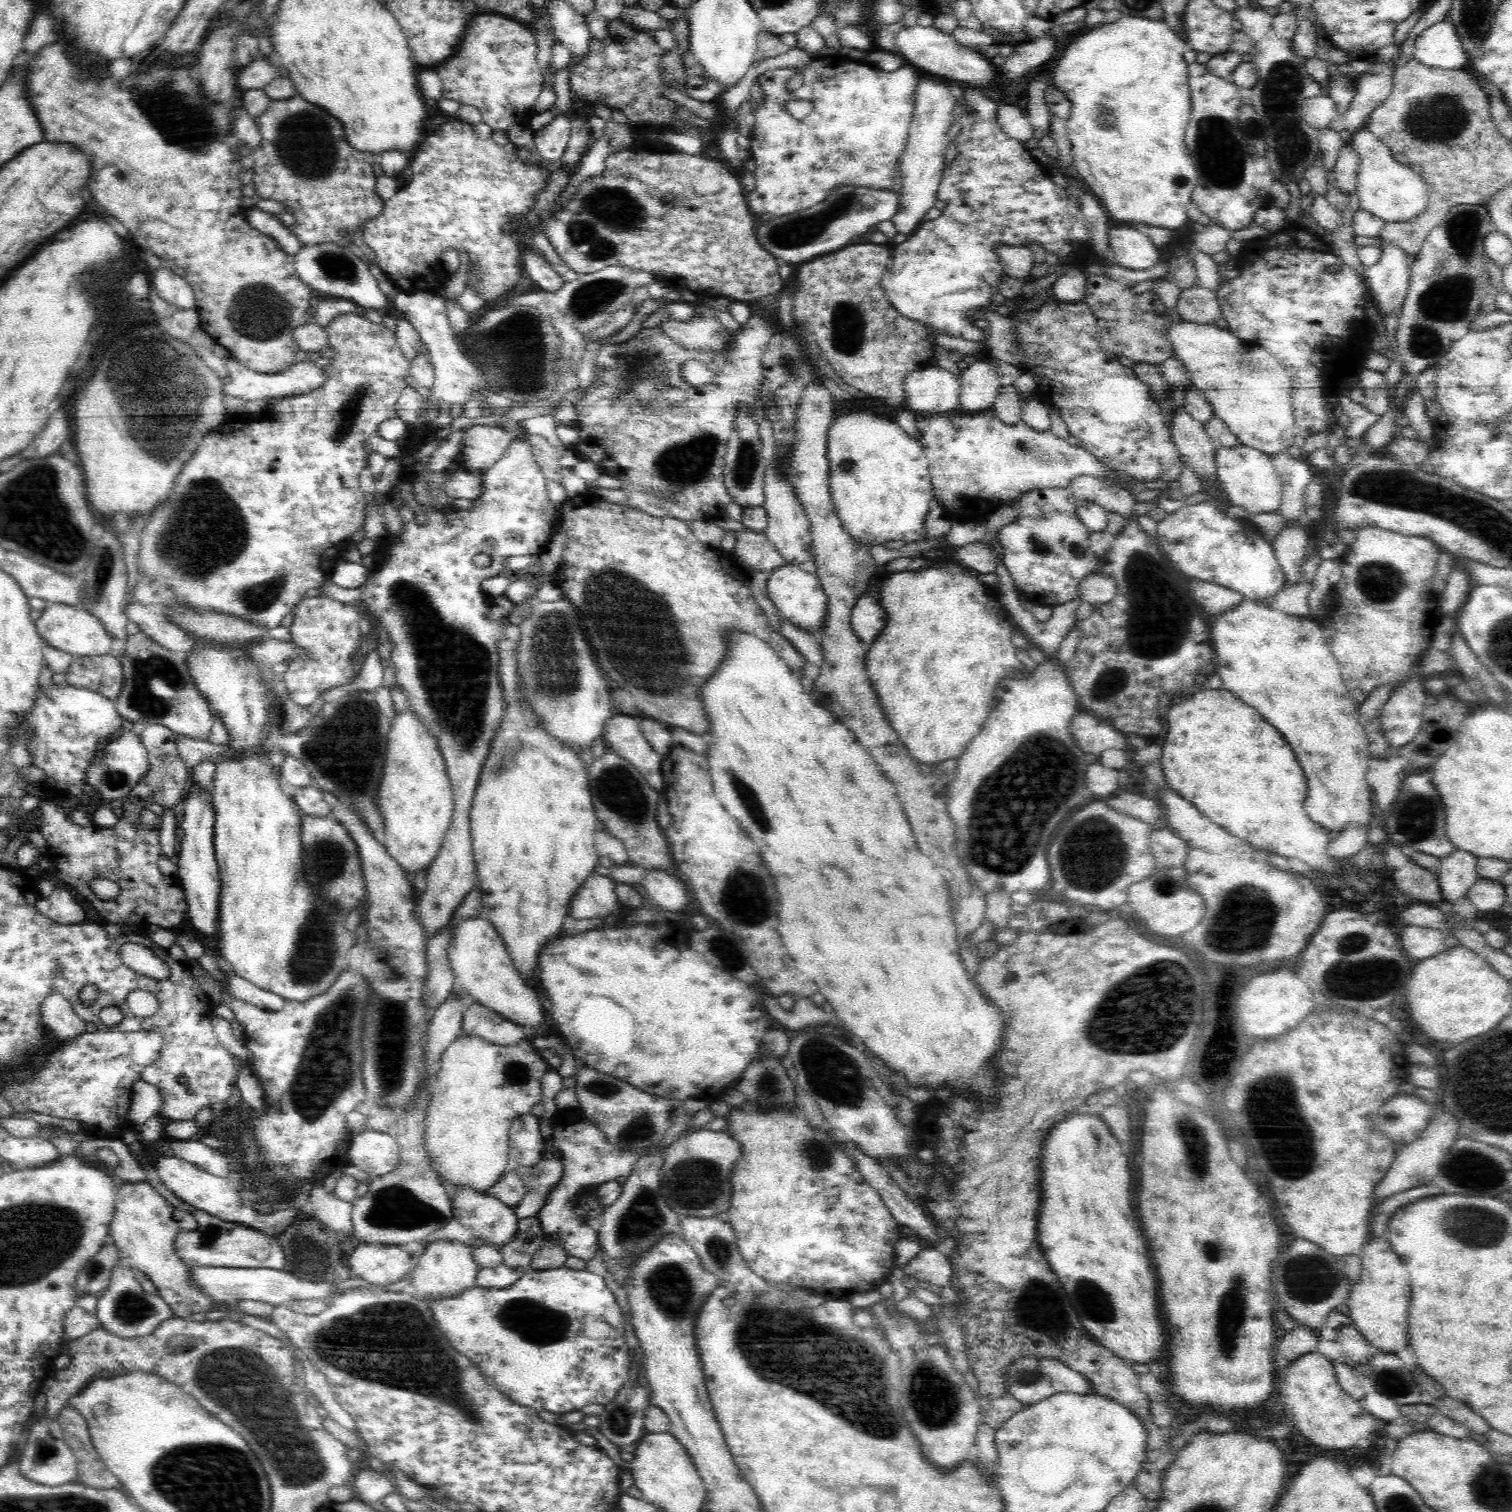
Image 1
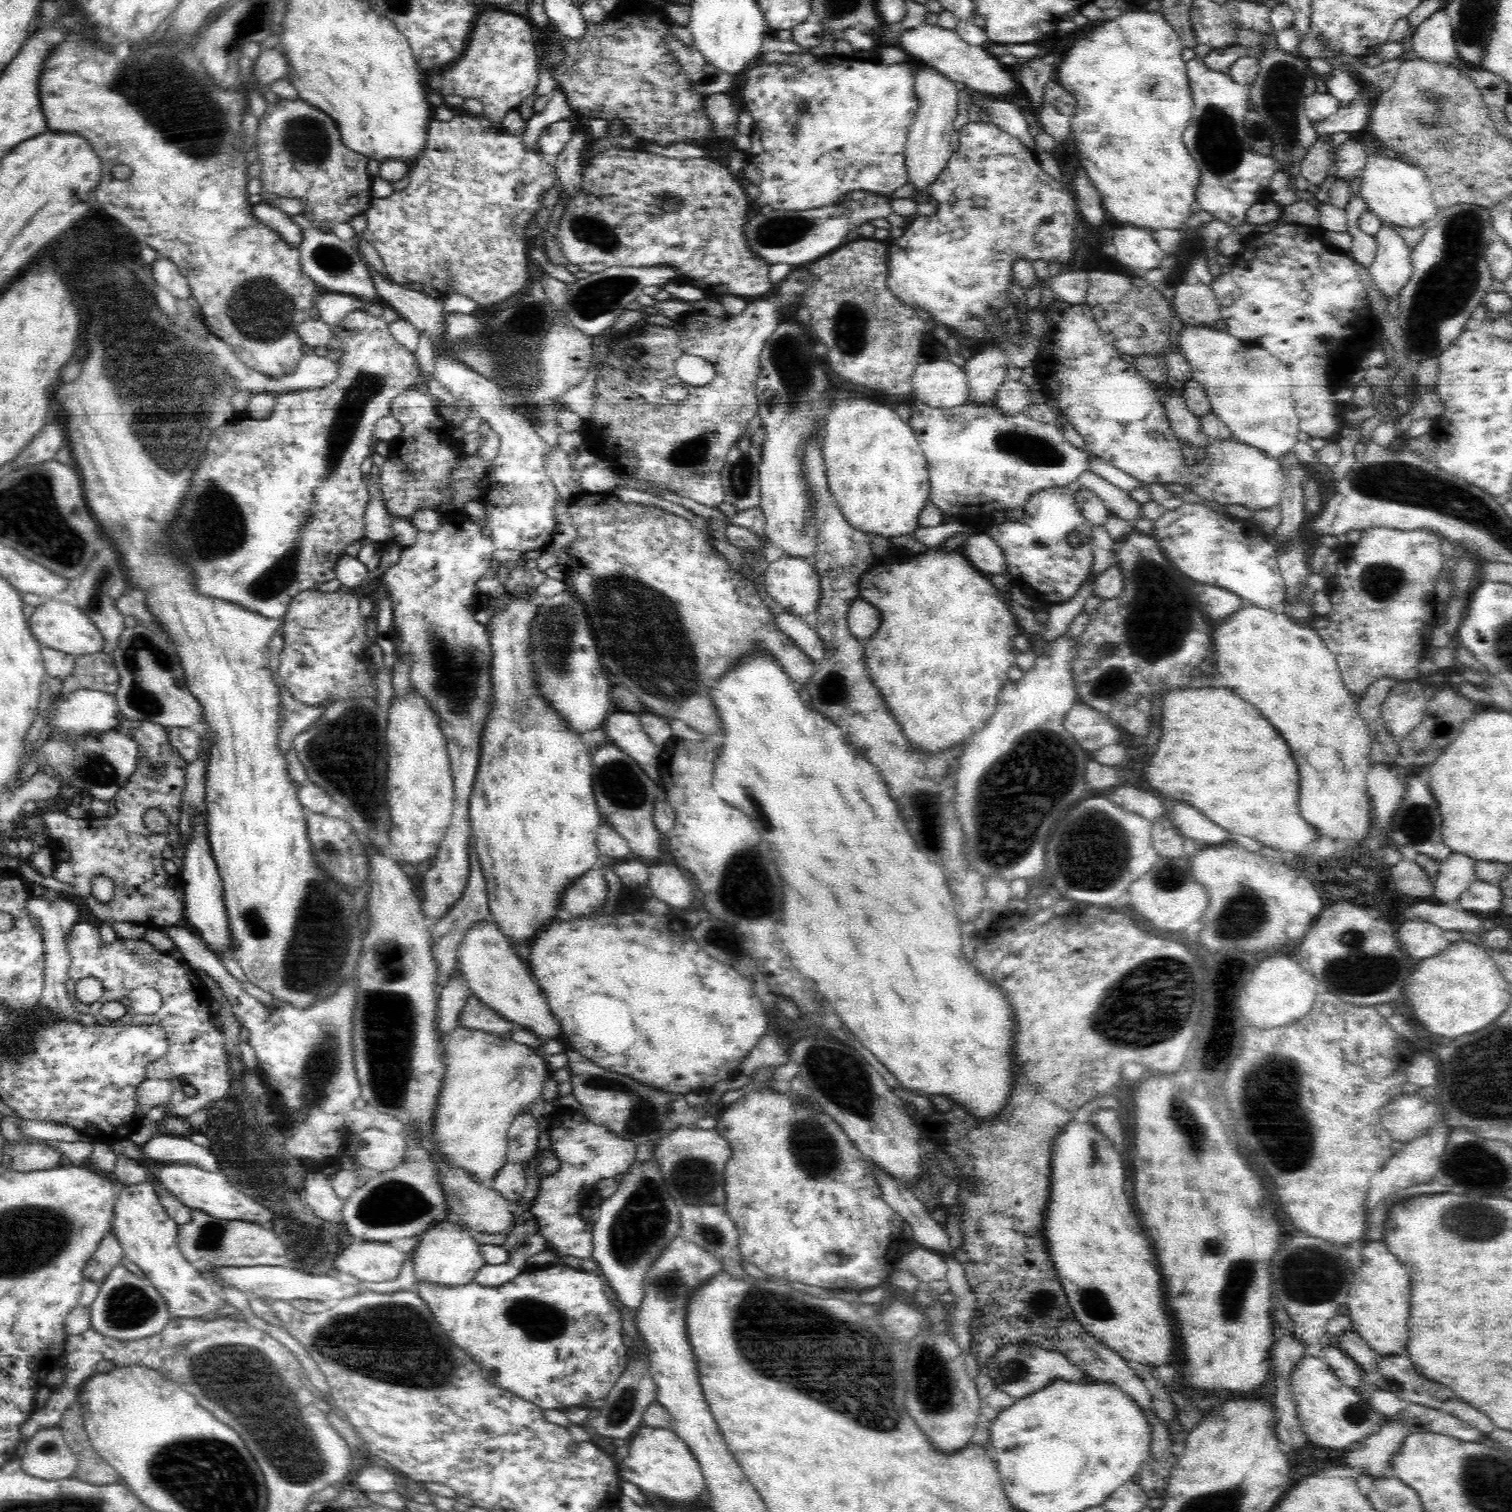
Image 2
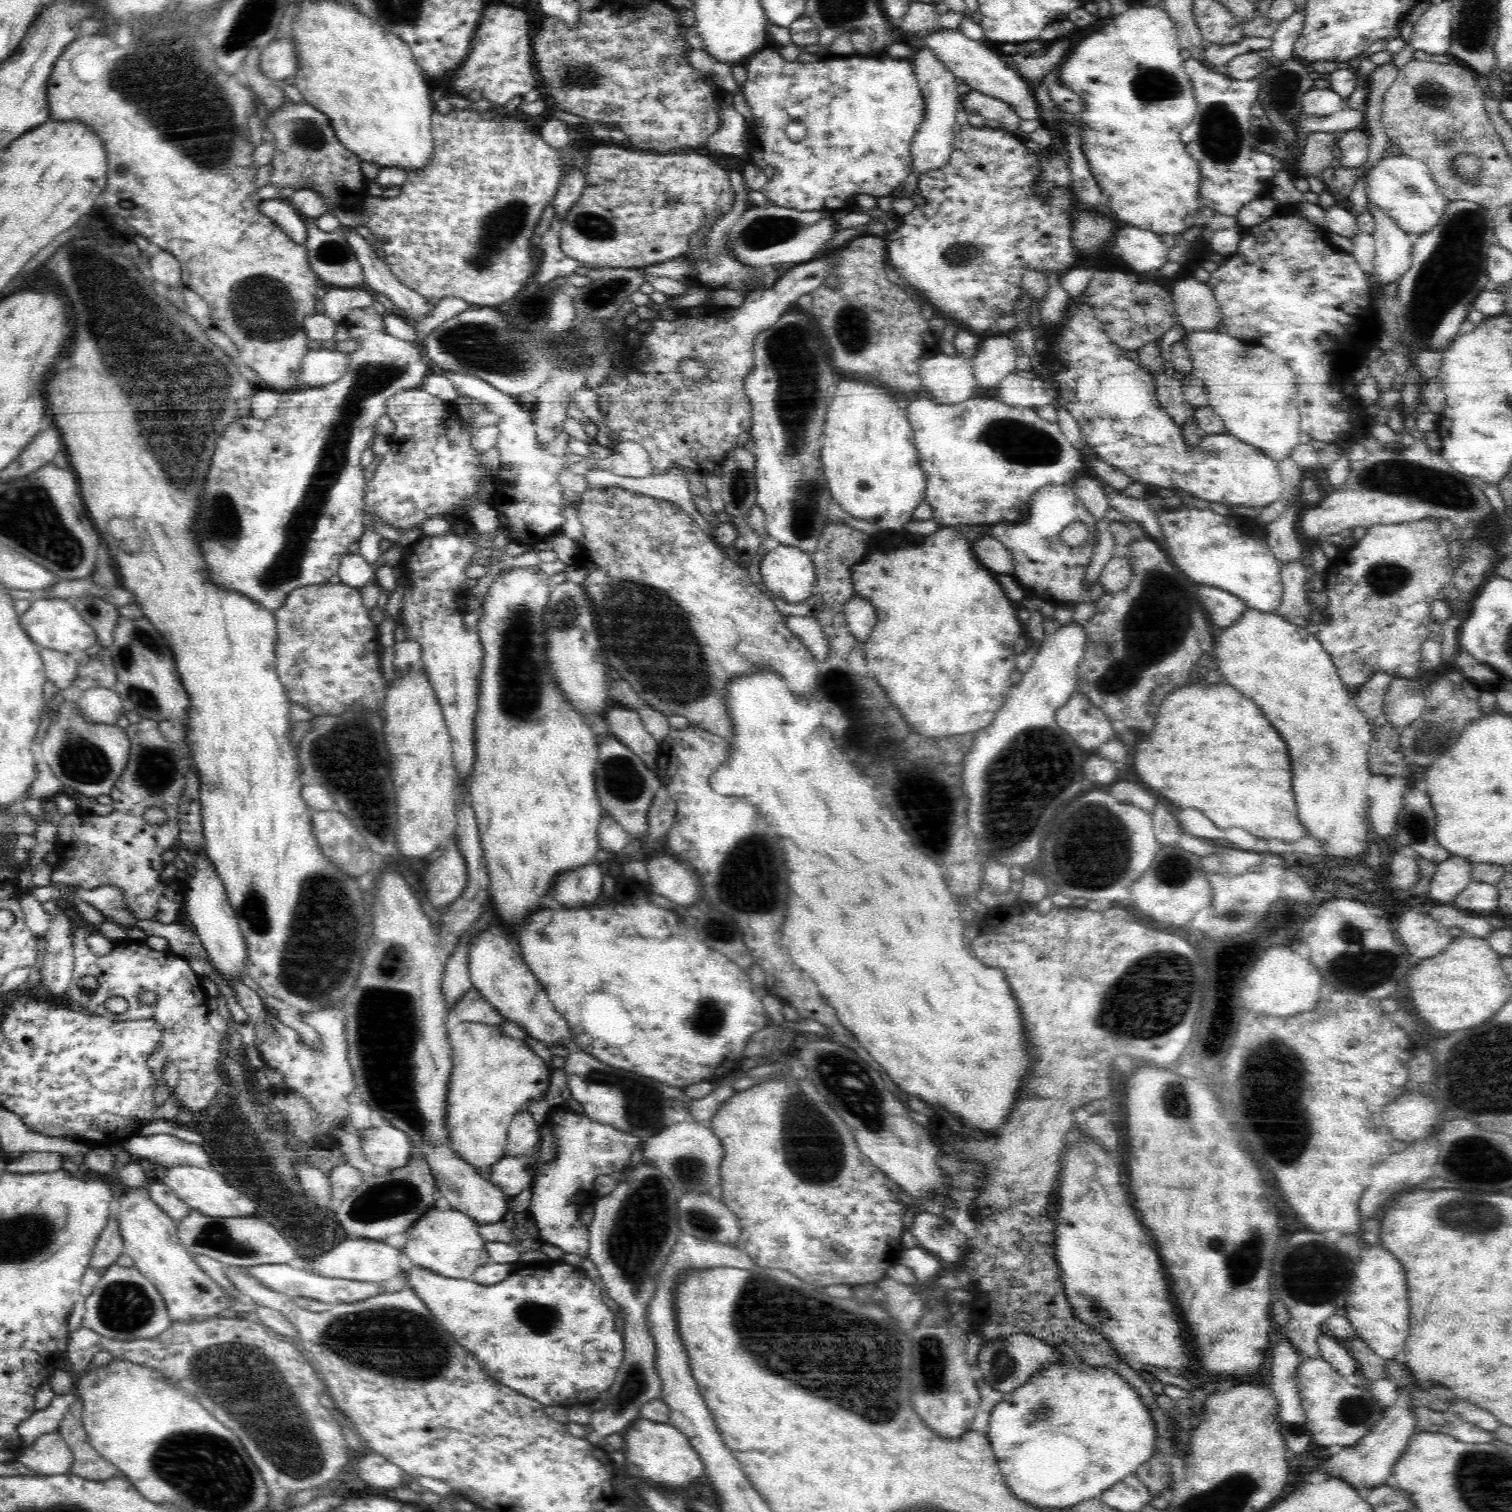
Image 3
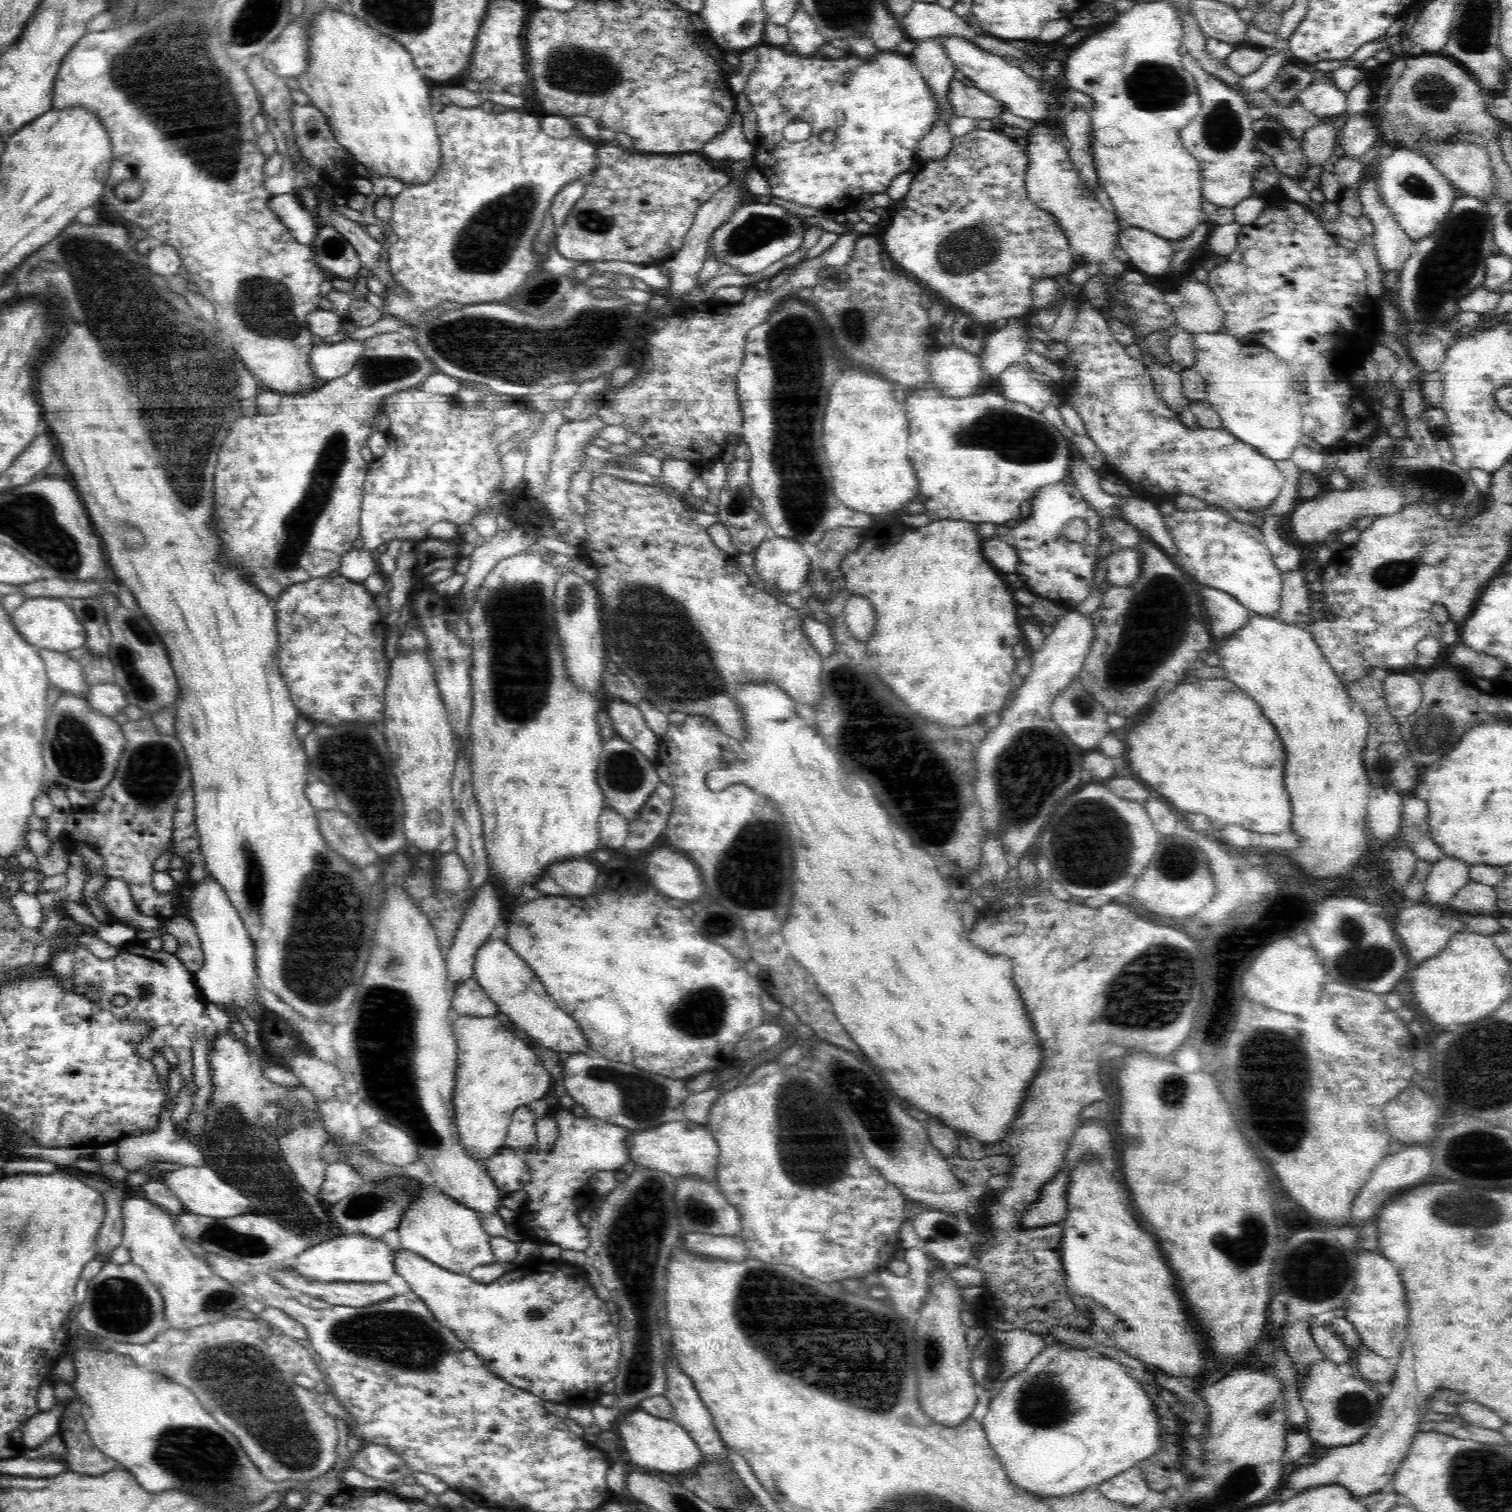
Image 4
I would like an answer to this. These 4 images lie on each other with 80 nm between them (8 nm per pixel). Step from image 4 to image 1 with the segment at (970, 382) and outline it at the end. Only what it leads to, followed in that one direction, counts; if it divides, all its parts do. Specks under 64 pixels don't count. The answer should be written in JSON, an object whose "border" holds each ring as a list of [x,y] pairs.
{"border":[[[930,365],[903,380],[903,405],[916,412],[944,412],[956,409],[960,396],[960,375]]]}

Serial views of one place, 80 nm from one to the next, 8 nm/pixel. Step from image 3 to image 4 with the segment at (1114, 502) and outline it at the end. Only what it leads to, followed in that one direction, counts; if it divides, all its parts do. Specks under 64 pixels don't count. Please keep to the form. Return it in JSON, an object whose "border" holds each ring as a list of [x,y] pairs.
{"border":[[[1133,497],[1126,499],[1120,509],[1122,518],[1139,529],[1149,542],[1156,544],[1170,556],[1178,554],[1177,545],[1174,544],[1171,532],[1168,532],[1168,527],[1164,524],[1163,513],[1157,505],[1148,499]]]}

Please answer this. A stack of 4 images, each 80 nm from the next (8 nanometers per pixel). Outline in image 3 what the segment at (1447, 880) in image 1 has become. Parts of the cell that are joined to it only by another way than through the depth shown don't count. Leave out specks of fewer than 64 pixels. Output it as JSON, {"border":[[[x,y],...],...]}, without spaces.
{"border":[[[1450,855],[1448,860],[1437,863],[1436,874],[1429,882],[1428,894],[1439,903],[1451,904],[1471,882],[1472,866],[1460,856]]]}

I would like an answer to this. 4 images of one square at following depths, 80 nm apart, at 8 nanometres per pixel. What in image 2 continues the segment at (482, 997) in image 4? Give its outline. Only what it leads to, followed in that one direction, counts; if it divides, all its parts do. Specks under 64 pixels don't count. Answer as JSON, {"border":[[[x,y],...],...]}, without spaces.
{"border":[[[473,994],[468,998],[468,1002],[464,1004],[464,1008],[458,1016],[458,1026],[460,1027],[475,1028],[508,1038],[512,1032],[512,1024],[512,1021],[506,1020]]]}

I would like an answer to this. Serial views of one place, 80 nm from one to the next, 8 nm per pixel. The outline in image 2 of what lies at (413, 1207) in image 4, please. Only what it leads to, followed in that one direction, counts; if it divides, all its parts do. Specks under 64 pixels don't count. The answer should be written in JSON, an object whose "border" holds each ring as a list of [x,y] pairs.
{"border":[[[444,1220],[432,1224],[418,1236],[414,1254],[414,1272],[418,1283],[432,1283],[444,1287],[460,1287],[475,1282],[476,1274],[486,1264],[480,1255],[479,1244],[470,1235],[470,1229],[459,1231],[458,1225]]]}

